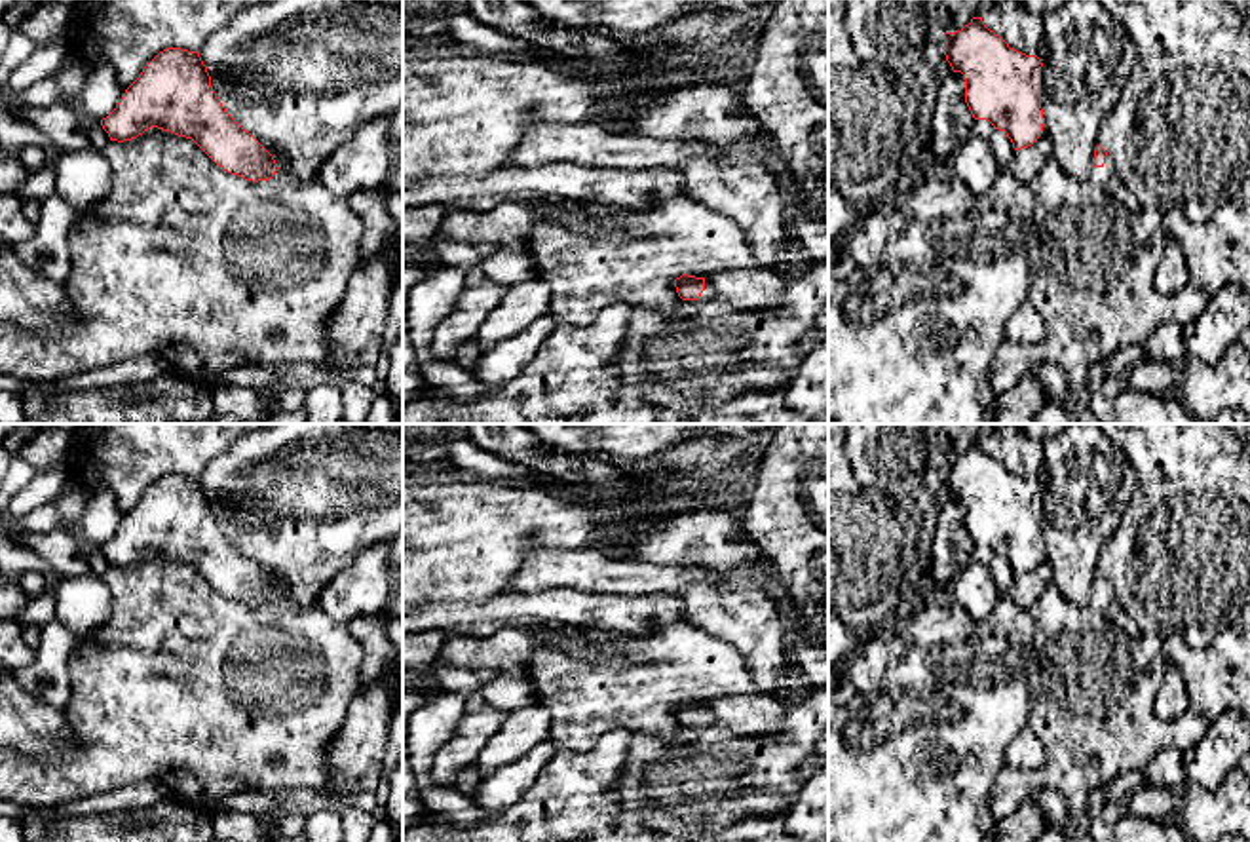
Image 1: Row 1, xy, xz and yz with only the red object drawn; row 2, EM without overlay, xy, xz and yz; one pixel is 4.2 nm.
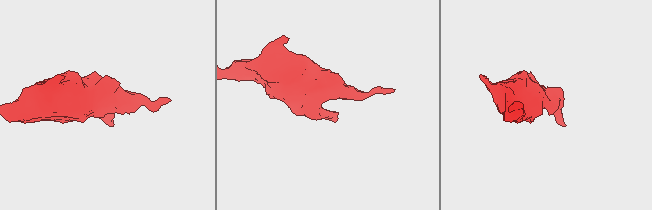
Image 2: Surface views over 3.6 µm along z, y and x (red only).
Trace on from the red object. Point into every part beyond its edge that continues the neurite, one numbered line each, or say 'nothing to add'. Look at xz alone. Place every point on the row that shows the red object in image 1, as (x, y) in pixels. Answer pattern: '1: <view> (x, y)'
1: xz (757, 289)

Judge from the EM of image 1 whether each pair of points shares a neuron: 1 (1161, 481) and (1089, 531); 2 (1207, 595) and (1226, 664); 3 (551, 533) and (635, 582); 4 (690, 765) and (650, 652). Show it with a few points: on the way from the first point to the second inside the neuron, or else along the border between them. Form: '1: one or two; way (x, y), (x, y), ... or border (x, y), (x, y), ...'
1: two; border (1127, 460), (1135, 491), (1117, 529), (1104, 542)
2: two; border (1230, 626), (1203, 647), (1190, 647), (1173, 635)
3: two; border (597, 540), (570, 548), (529, 546)
4: two; border (682, 727), (669, 736), (650, 736), (633, 730)

